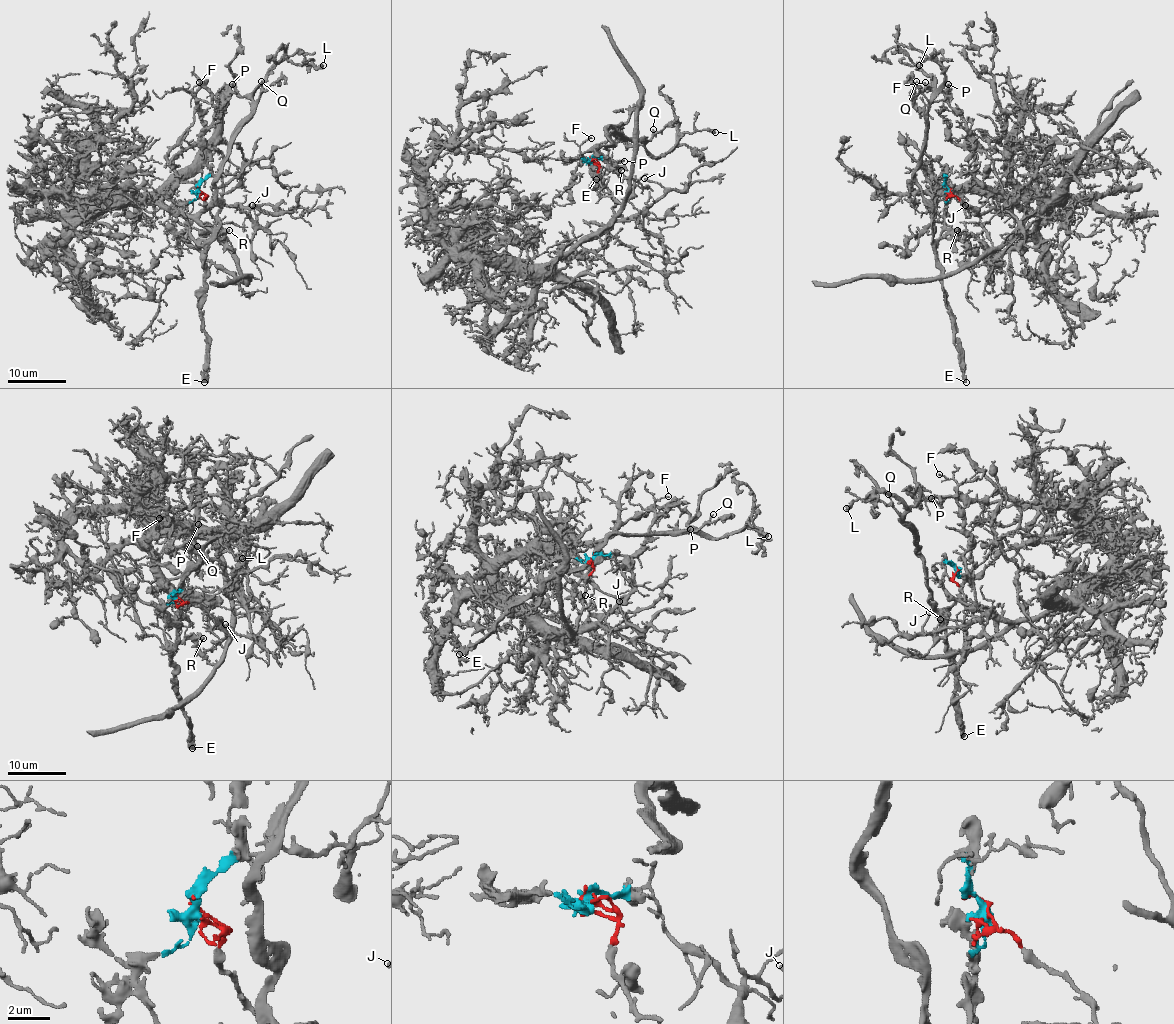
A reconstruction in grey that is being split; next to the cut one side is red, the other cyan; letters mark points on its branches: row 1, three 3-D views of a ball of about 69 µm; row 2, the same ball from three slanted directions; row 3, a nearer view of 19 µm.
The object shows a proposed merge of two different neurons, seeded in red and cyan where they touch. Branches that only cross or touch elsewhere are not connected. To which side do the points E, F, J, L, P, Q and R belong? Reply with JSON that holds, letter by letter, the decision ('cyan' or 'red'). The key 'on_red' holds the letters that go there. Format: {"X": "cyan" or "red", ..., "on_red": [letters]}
{"E": "cyan", "F": "red", "J": "red", "L": "cyan", "P": "cyan", "Q": "cyan", "R": "cyan", "on_red": ["F", "J"]}

